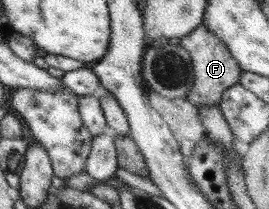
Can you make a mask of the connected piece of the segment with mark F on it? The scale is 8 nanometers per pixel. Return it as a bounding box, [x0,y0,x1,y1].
[180,24,243,108]

